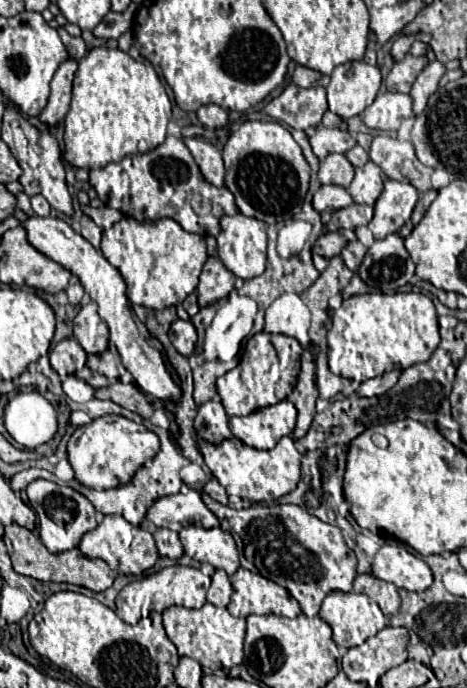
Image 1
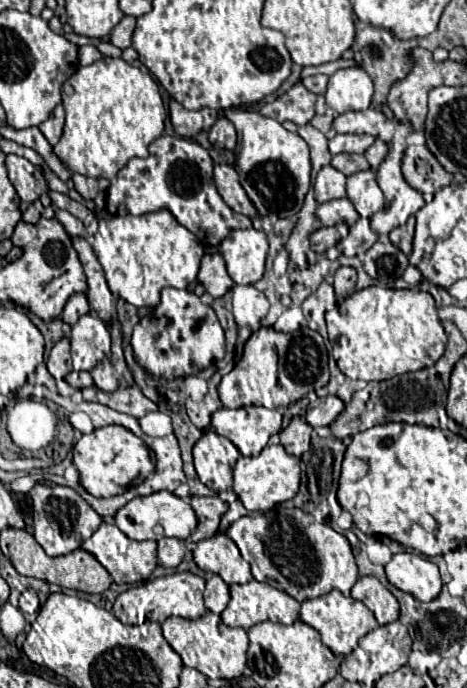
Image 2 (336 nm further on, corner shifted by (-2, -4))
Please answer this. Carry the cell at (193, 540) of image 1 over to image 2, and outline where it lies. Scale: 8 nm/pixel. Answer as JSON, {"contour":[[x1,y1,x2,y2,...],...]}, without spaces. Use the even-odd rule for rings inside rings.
{"contour":[[225,533,199,541,193,549,193,557,199,569,219,575,227,585,247,583,253,579,249,563,241,557,237,545]]}

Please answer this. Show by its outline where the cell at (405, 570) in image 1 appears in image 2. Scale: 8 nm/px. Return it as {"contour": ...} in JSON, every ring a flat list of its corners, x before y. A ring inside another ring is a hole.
{"contour":[[397,553,385,565,387,579,397,589,411,593,417,601,429,603,441,591,441,575,433,561,419,553]]}

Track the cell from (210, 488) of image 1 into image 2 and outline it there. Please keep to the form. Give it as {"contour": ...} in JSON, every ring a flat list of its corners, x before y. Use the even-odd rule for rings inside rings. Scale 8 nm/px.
{"contour":[[215,495,215,497,191,497,189,505,197,515,197,527,187,539,187,543,197,543,207,537,213,537,219,529,221,515,227,511,227,503]]}

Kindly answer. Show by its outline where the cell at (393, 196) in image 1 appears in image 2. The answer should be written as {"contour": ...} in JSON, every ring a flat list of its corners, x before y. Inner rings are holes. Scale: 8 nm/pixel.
{"contour":[[397,123,397,131,395,131,395,137,393,137,393,143,391,143,391,151,389,151,389,155,385,157,385,161,379,165,379,171,377,171,377,183,379,183,379,187,381,187,383,195,385,195,385,199,391,199,391,201,385,205,385,209,381,209,379,213,375,213,375,215,371,217,371,227,373,227,373,231,379,233,379,235,387,235,391,229,403,225,411,215,415,215,415,213,425,205,423,195,421,195,419,191,411,189,411,187,407,185,407,181,403,179,403,175,401,175,401,159,403,159,405,147,407,147,405,137,407,137,411,131,413,131,413,129,411,129,409,123]]}

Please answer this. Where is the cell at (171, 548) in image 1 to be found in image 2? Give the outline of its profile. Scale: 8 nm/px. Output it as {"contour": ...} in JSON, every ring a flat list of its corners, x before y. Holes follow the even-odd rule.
{"contour":[[165,537,159,539,159,549,157,549,159,565,177,567,183,561,185,551,187,551,187,547,185,547,185,541,181,541,181,539,165,539]]}

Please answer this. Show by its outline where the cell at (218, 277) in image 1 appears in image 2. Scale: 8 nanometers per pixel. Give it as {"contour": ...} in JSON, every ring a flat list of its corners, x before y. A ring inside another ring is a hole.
{"contour":[[205,253,201,259,199,281,213,297,223,297,235,283,231,281,221,253]]}

